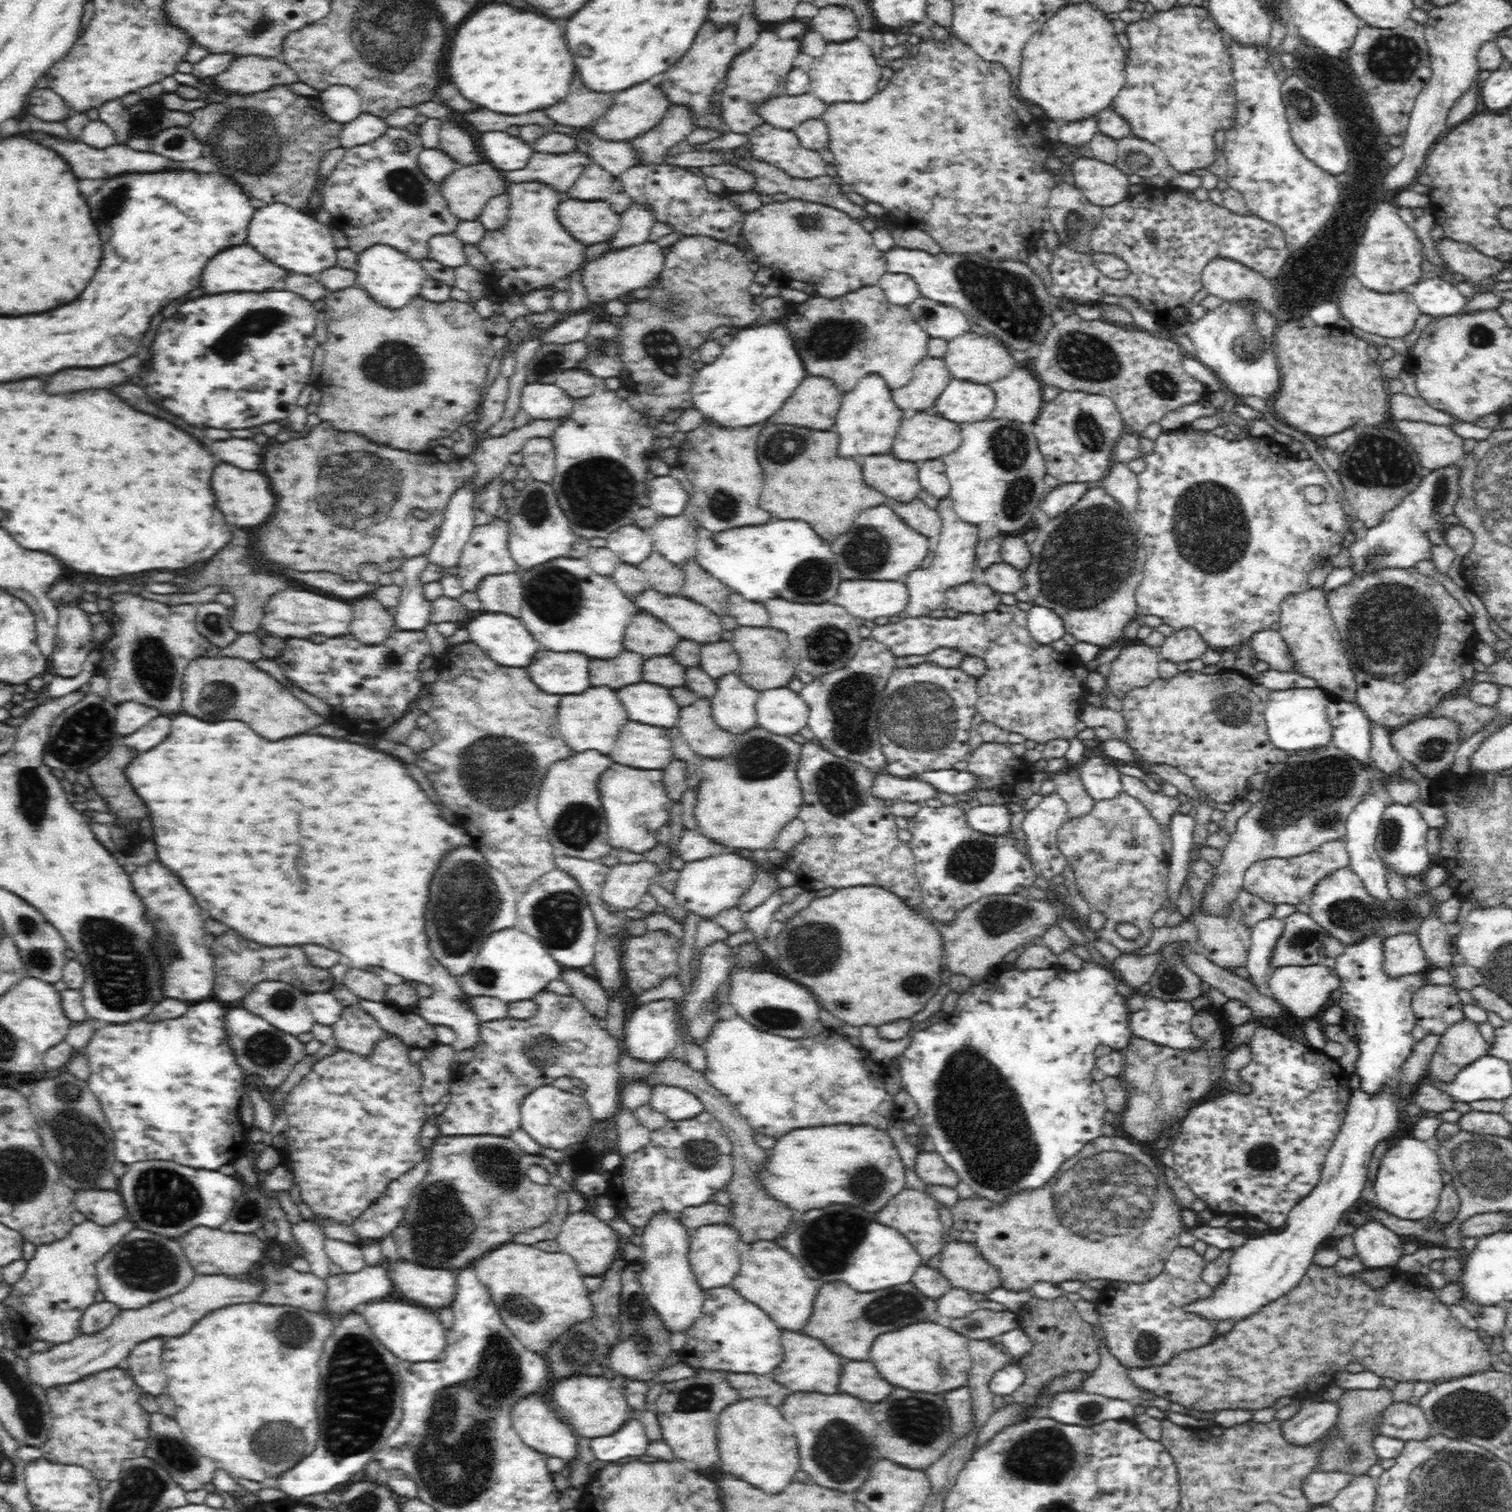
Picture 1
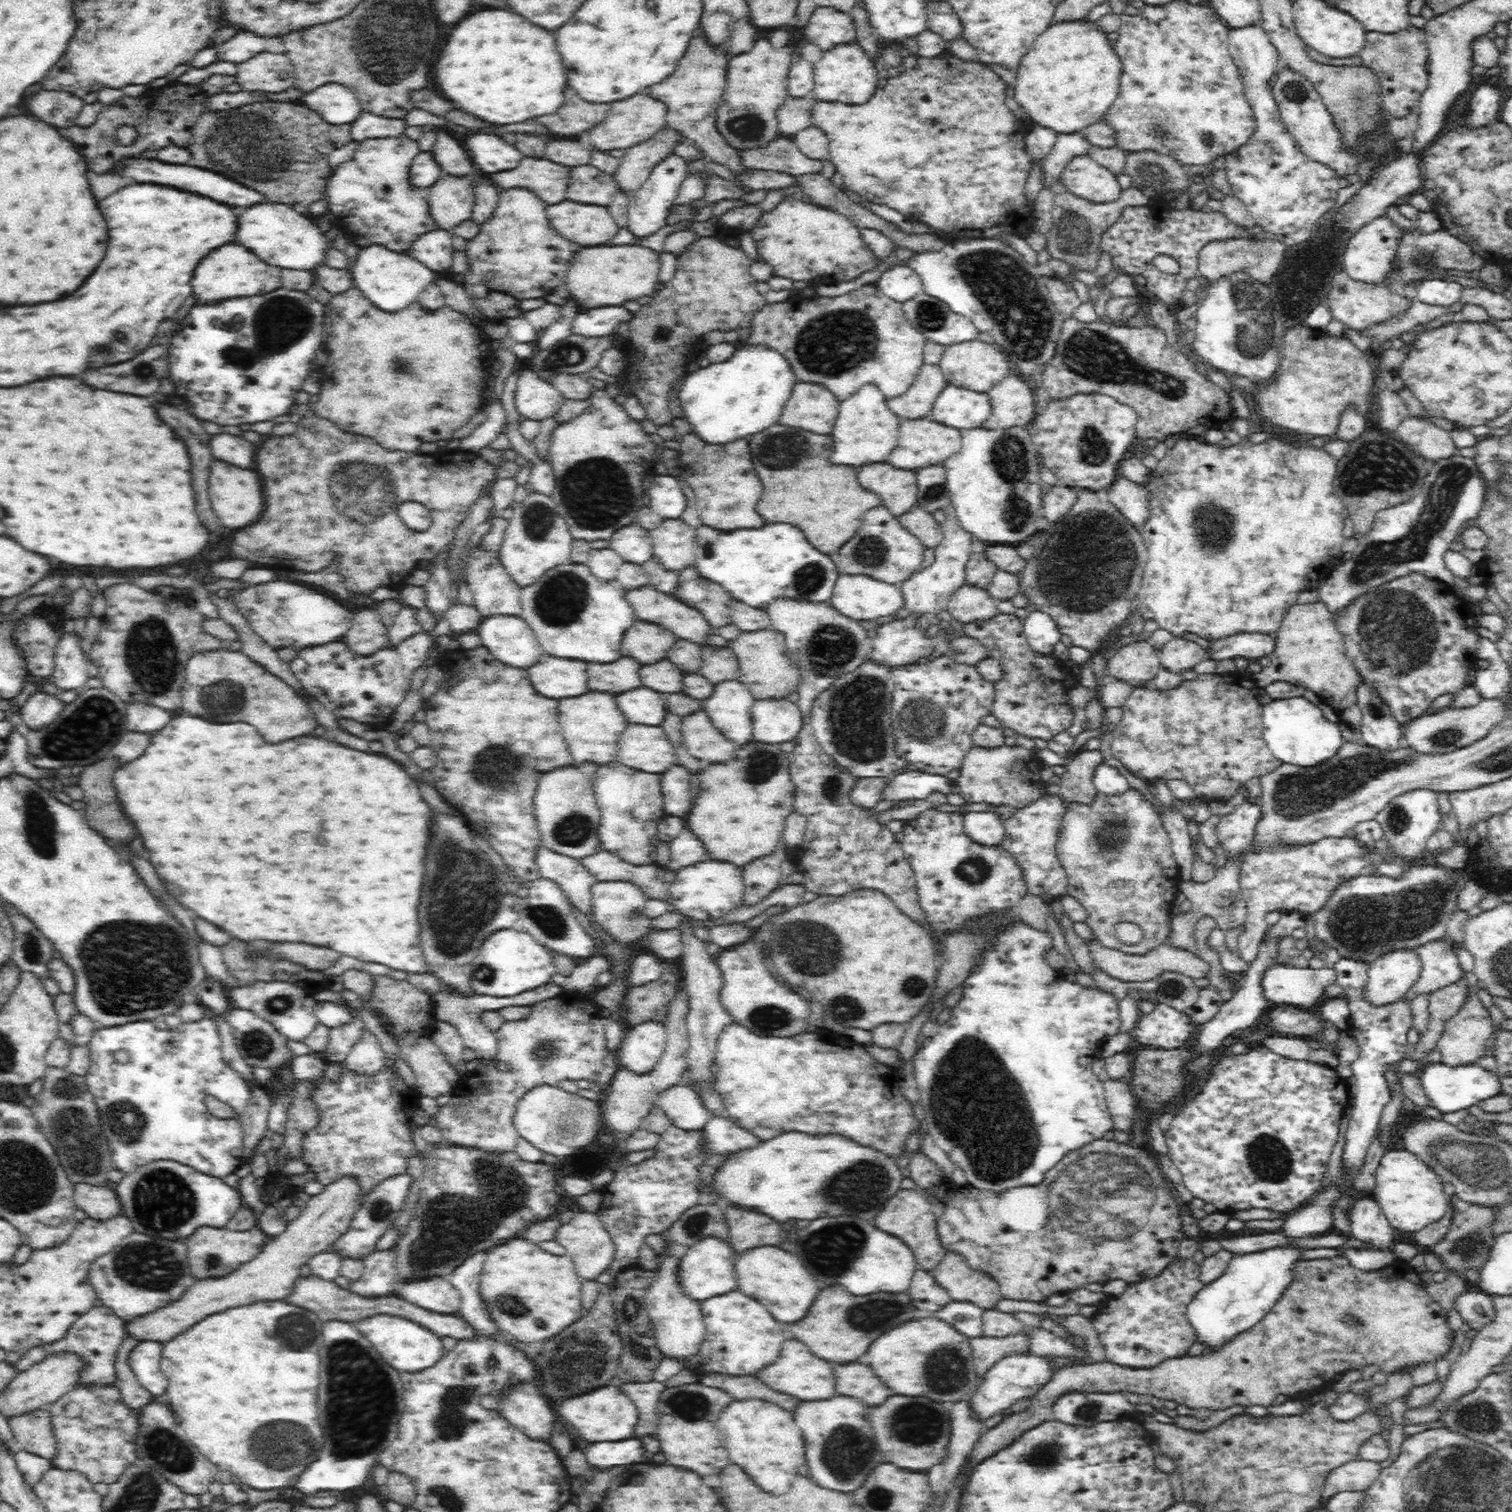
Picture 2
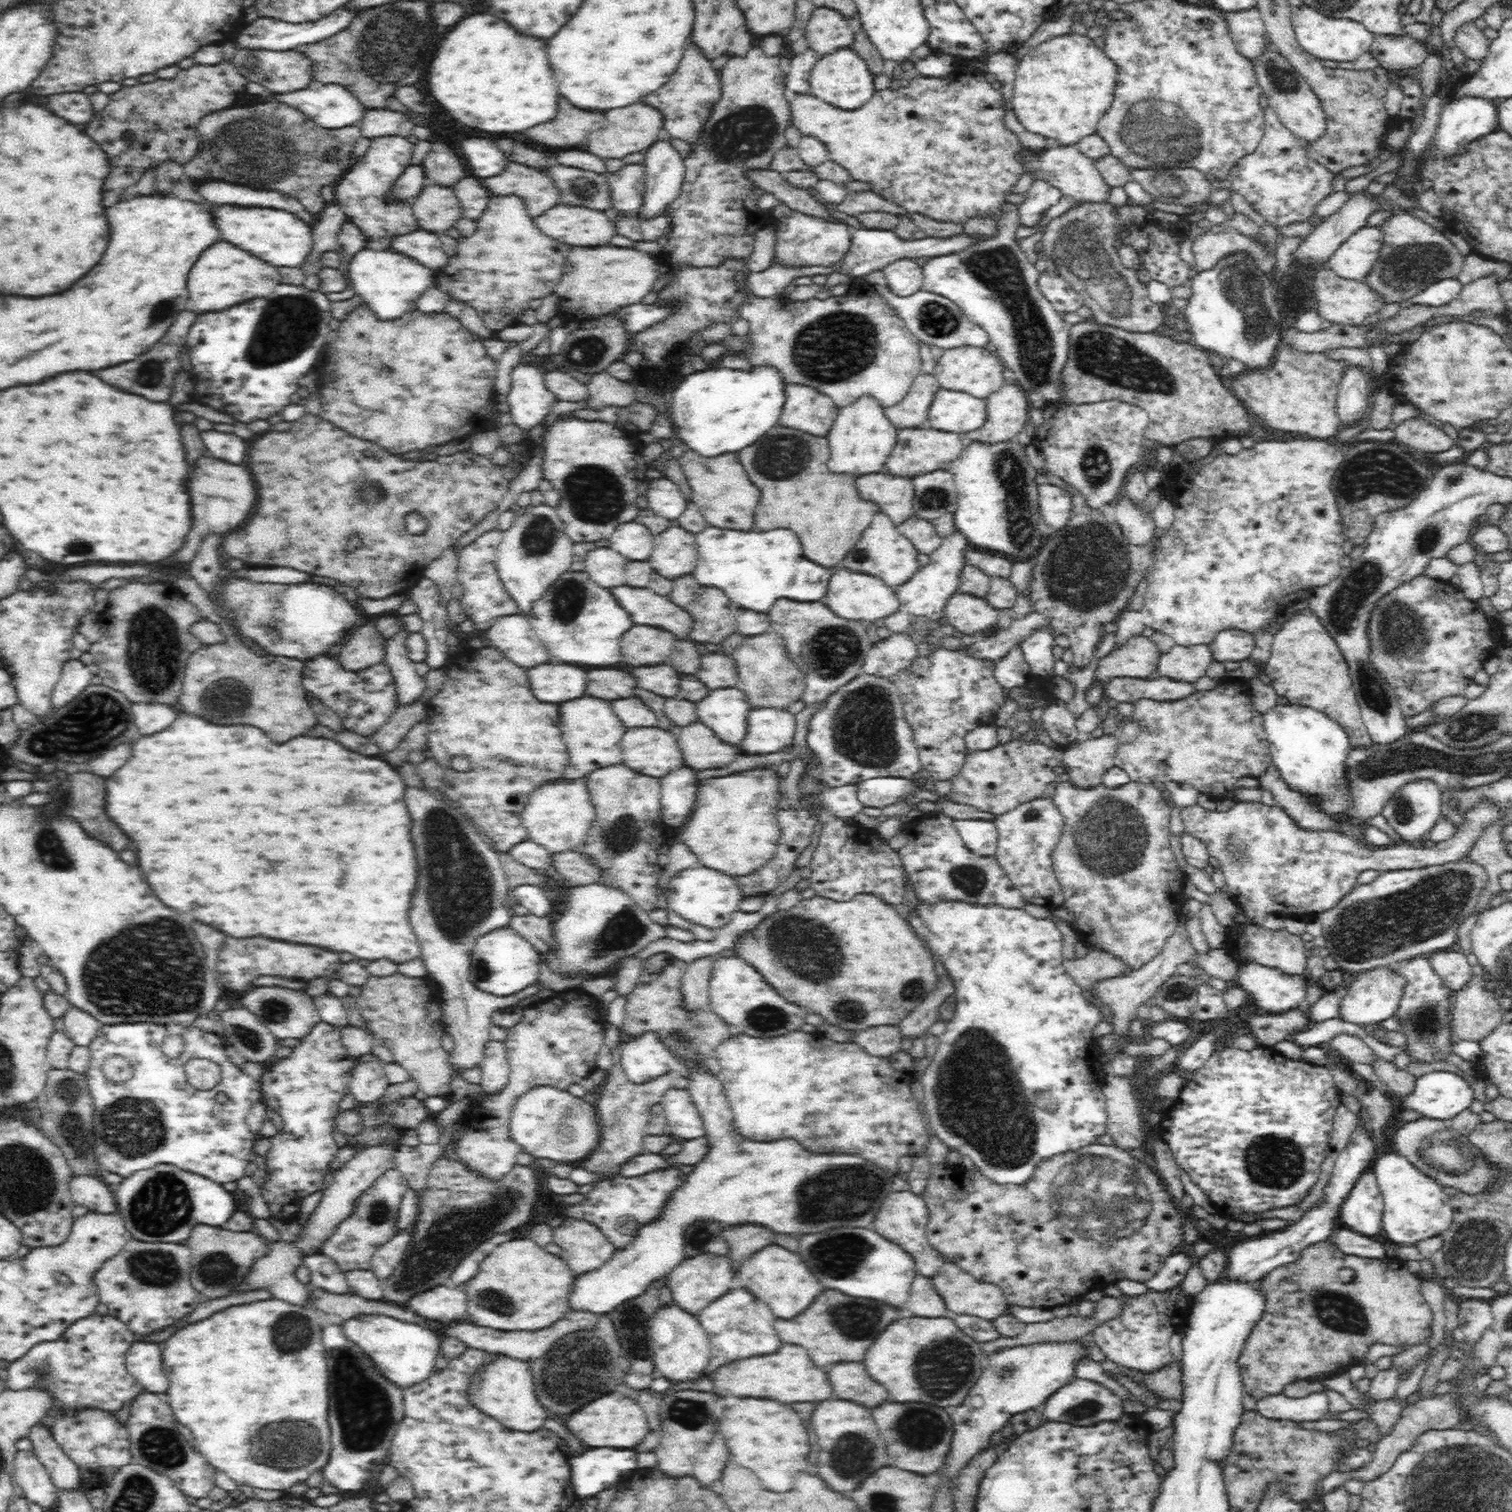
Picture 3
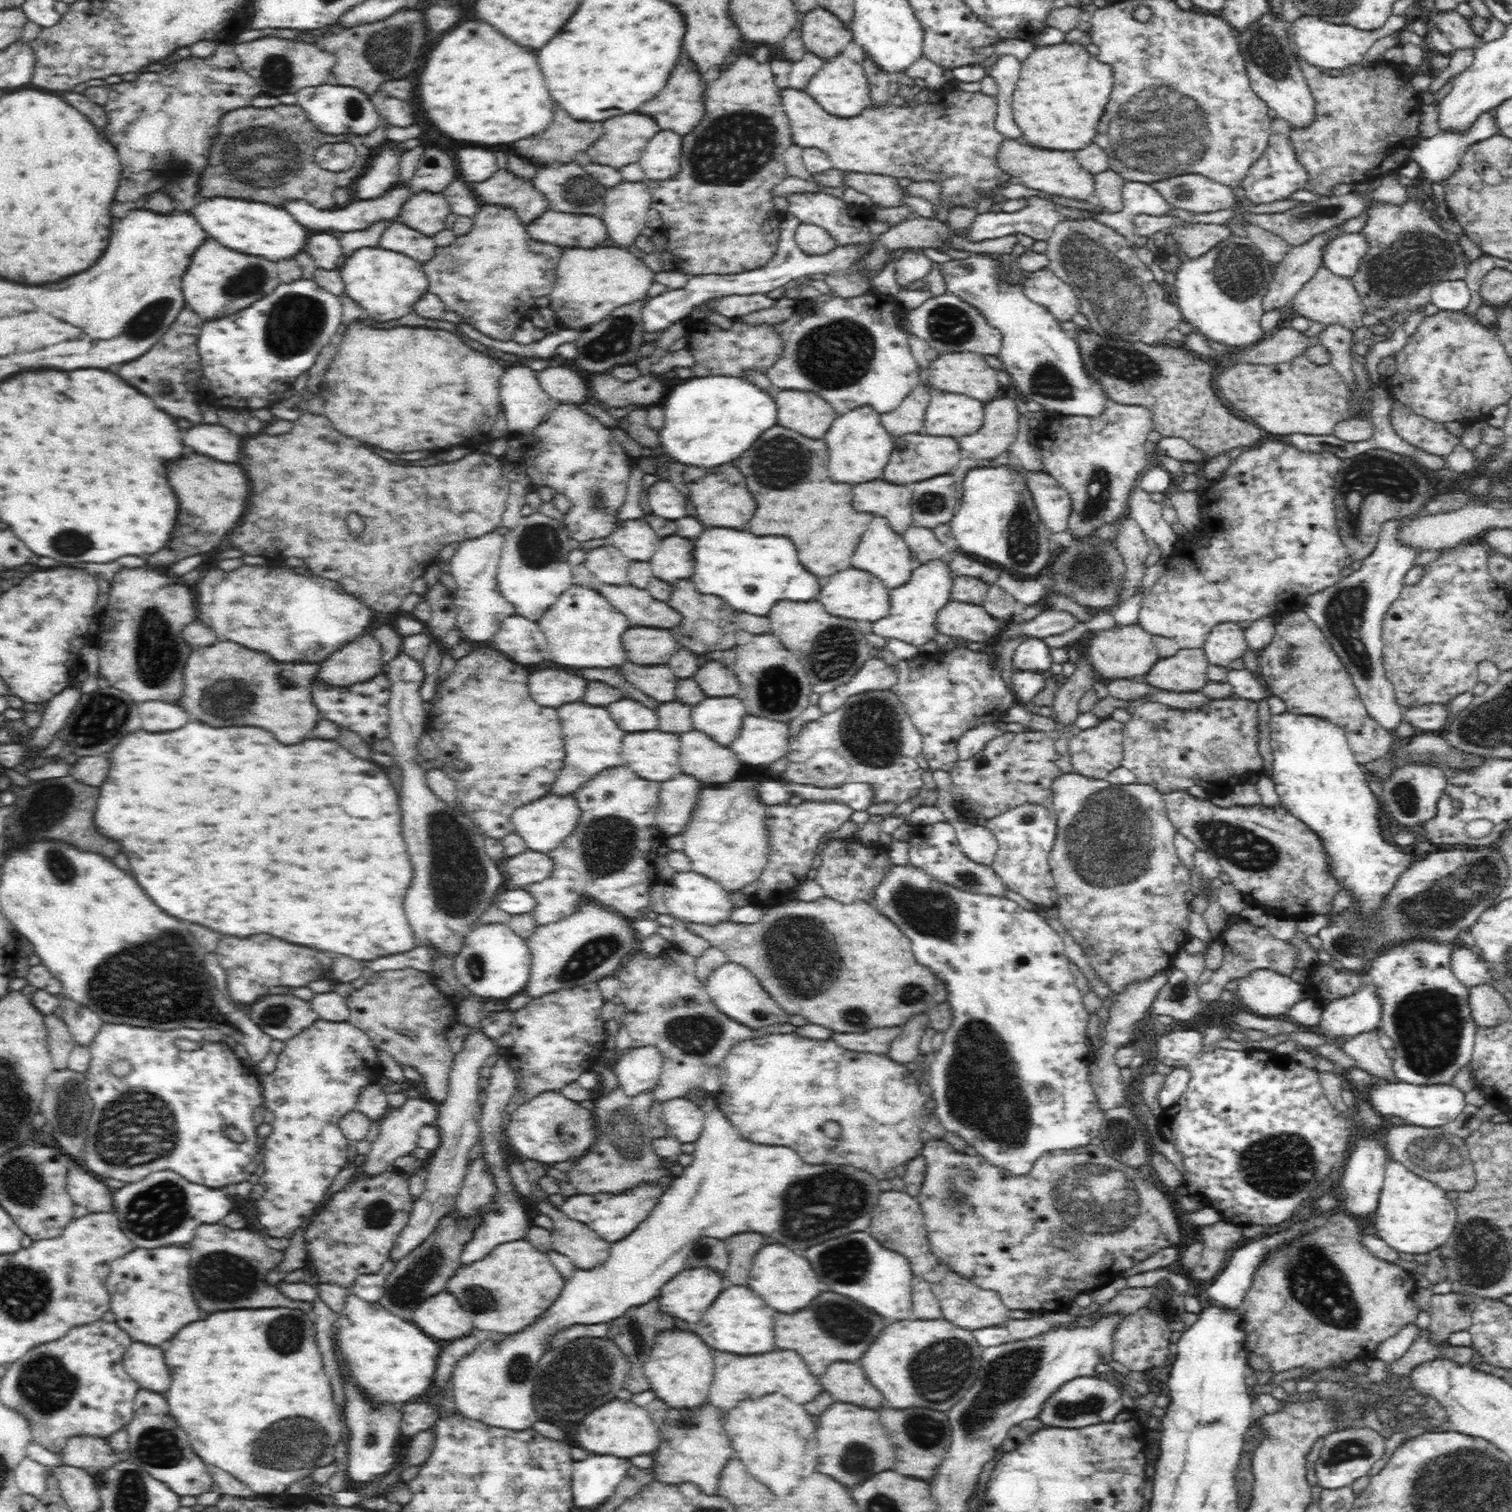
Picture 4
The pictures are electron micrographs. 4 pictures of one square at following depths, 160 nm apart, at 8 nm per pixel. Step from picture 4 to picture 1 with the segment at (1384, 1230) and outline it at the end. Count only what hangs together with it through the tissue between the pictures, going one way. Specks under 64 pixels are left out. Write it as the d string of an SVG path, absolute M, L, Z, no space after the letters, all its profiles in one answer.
M1404 1138L1384 1154L1374 1178L1375 1204L1400 1221L1430 1220L1438 1210L1442 1189L1442 1167L1434 1149L1424 1141Z

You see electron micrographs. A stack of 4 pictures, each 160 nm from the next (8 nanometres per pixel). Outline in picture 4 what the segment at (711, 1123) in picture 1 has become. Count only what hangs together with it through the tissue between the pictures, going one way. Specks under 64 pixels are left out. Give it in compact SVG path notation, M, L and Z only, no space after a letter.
M666 1184L666 1186L664 1186L664 1188L662 1189L640 1188L637 1190L638 1192L636 1194L624 1194L624 1196L621 1196L621 1197L611 1197L611 1196L607 1196L606 1194L598 1194L598 1196L576 1196L576 1195L570 1196L567 1198L566 1202L562 1204L562 1207L560 1208L560 1210L568 1218L581 1222L583 1225L590 1227L590 1229L592 1229L592 1231L594 1231L594 1233L596 1233L596 1235L598 1235L601 1239L611 1241L613 1243L614 1241L620 1240L624 1238L625 1236L628 1236L628 1234L630 1234L633 1230L637 1229L637 1226L640 1225L643 1220L646 1220L646 1217L650 1214L652 1208L654 1208L654 1206L658 1203L659 1197L663 1194L667 1186L668 1184Z

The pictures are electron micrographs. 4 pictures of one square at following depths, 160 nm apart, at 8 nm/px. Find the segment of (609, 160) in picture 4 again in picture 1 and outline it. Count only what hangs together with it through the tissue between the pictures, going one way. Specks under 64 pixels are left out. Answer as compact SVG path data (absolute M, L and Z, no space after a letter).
M652 84L634 86L634 90L626 90L626 94L614 94L614 105L592 125L592 134L602 141L630 142L652 131L671 110L666 96Z

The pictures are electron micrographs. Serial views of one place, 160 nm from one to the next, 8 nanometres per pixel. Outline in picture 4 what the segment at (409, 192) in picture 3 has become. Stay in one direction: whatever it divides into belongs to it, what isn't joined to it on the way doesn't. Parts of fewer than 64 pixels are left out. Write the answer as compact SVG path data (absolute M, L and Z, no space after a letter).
M400 187L399 189L390 190L382 198L368 199L368 200L355 200L344 205L343 208L337 208L334 210L322 210L310 203L304 201L293 202L290 205L288 212L294 214L294 218L298 219L304 226L315 229L316 232L331 232L338 230L342 233L350 232L362 232L367 228L370 228L374 222L380 219L393 220L398 215L401 204L404 202L404 198L409 197L410 194L406 187Z

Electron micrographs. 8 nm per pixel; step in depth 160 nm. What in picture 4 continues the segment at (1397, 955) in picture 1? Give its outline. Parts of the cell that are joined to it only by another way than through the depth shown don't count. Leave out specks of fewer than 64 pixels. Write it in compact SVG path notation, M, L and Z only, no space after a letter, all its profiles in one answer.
M1366 986L1361 992L1340 1001L1332 1001L1322 1007L1320 1020L1314 1033L1335 1044L1344 1036L1356 1036L1378 1027L1380 1012L1374 989Z

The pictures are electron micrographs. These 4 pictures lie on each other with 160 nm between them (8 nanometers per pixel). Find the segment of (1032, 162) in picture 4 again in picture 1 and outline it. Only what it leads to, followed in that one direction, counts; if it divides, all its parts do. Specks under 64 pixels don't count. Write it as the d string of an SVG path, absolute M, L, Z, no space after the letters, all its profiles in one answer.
M1077 158L1070 166L1071 183L1095 205L1114 206L1131 197L1128 175L1118 166Z

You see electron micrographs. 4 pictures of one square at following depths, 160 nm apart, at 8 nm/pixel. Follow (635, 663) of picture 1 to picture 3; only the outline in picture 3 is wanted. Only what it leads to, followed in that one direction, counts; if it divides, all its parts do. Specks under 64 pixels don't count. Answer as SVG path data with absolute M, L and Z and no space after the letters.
M590 670L588 672L588 690L586 694L592 698L602 700L616 700L632 696L634 682L630 682L630 676L622 670Z

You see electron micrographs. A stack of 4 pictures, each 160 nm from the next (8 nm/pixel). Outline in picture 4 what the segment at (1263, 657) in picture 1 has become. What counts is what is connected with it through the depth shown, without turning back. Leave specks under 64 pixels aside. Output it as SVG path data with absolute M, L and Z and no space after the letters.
M1234 622L1215 625L1206 637L1206 643L1201 649L1212 666L1228 667L1230 663L1242 658L1248 649L1243 628Z

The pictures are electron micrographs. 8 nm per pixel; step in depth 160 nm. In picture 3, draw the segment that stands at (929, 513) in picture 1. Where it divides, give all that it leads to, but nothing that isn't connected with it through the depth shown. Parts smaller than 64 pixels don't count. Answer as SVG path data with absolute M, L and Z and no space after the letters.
M912 516L906 522L897 525L897 530L912 543L917 554L930 556L940 548L942 538L936 534L932 521Z

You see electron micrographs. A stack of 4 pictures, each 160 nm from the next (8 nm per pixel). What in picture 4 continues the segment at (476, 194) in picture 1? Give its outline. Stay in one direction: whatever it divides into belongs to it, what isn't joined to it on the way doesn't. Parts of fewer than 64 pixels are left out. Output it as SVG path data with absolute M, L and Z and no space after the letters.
M421 192L404 201L397 217L412 230L434 237L444 230L444 219L450 214L450 205L442 193Z

